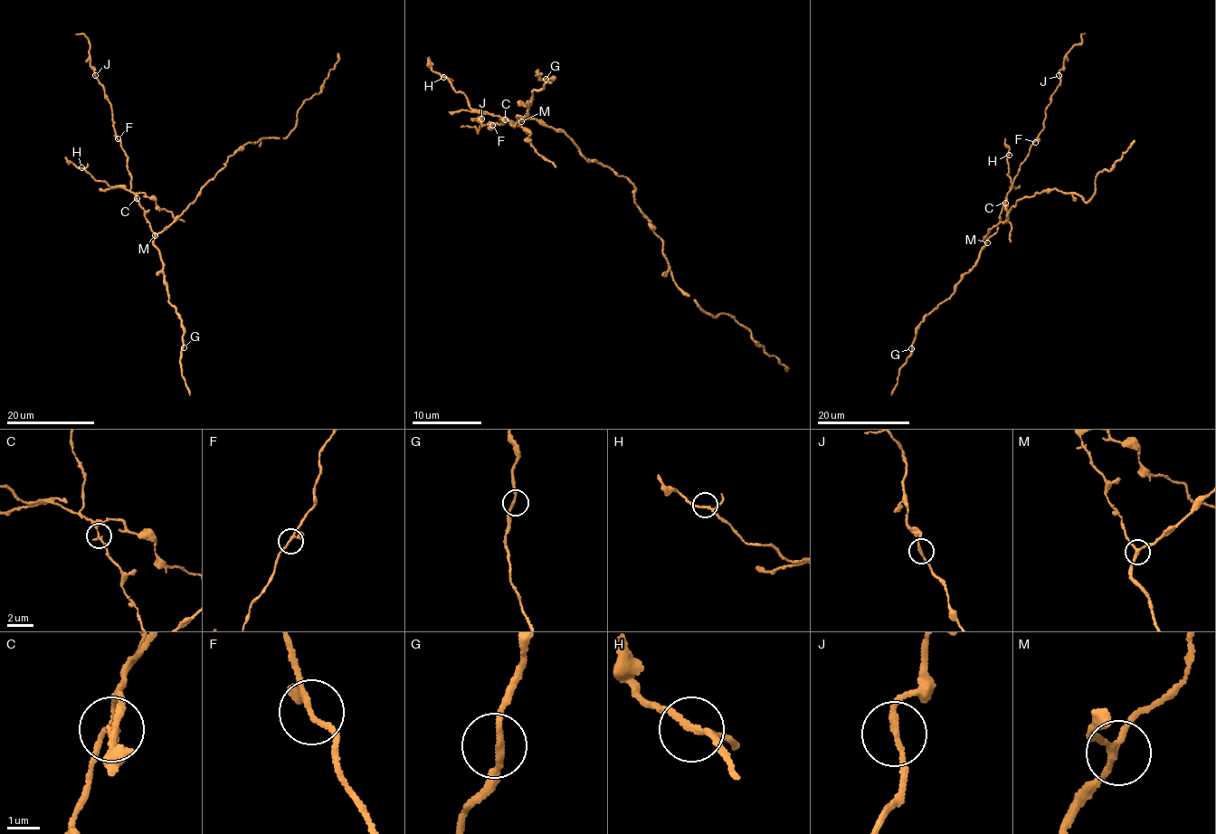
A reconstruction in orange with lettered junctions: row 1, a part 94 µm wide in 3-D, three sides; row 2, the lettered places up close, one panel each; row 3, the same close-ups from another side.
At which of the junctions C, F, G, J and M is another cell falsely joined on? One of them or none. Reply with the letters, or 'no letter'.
C

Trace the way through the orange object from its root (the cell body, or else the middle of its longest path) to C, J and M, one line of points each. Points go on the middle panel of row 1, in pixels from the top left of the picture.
C: (569, 137), (534, 119), (520, 119), (515, 127), (509, 123), (512, 120), (508, 118), (505, 120)
J: (569, 137), (534, 119), (515, 127), (500, 117), (505, 120), (489, 129), (496, 122), (483, 126), (481, 118)
M: (569, 137), (534, 119), (521, 121)

